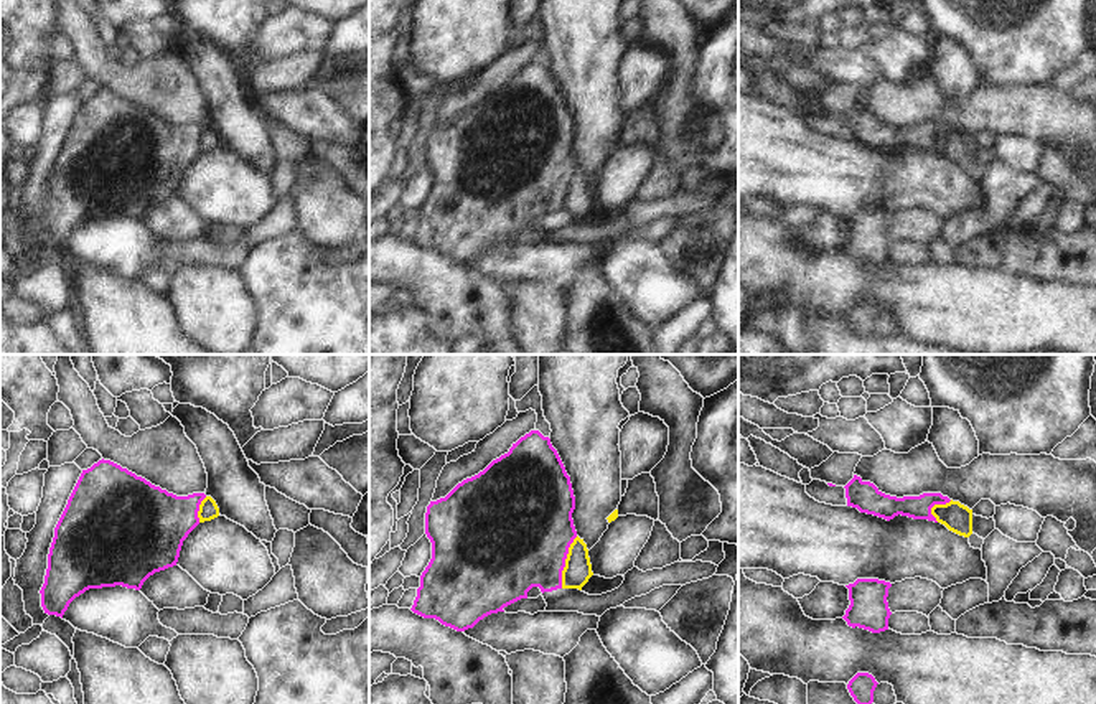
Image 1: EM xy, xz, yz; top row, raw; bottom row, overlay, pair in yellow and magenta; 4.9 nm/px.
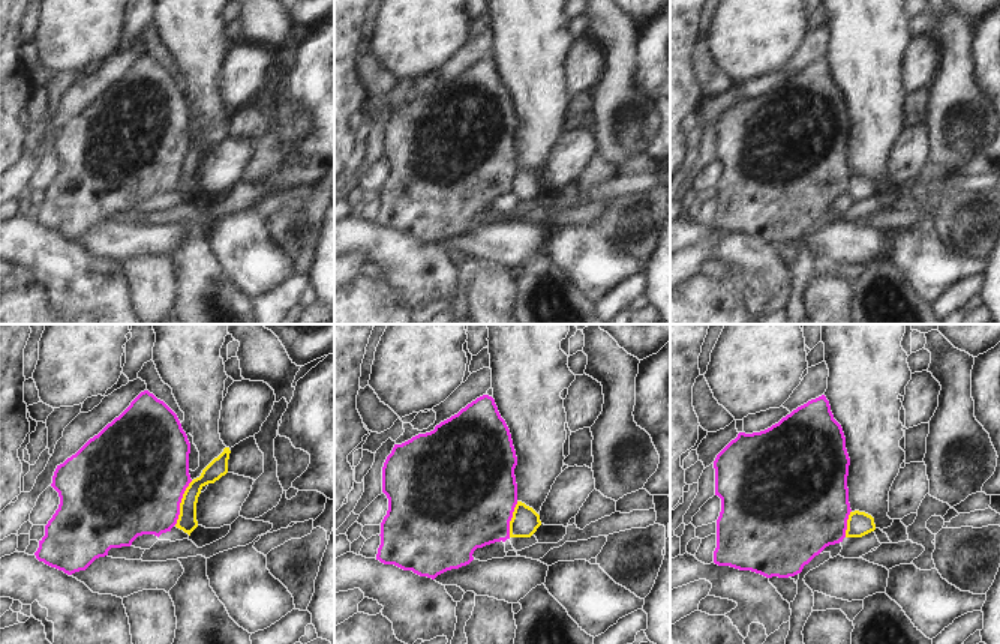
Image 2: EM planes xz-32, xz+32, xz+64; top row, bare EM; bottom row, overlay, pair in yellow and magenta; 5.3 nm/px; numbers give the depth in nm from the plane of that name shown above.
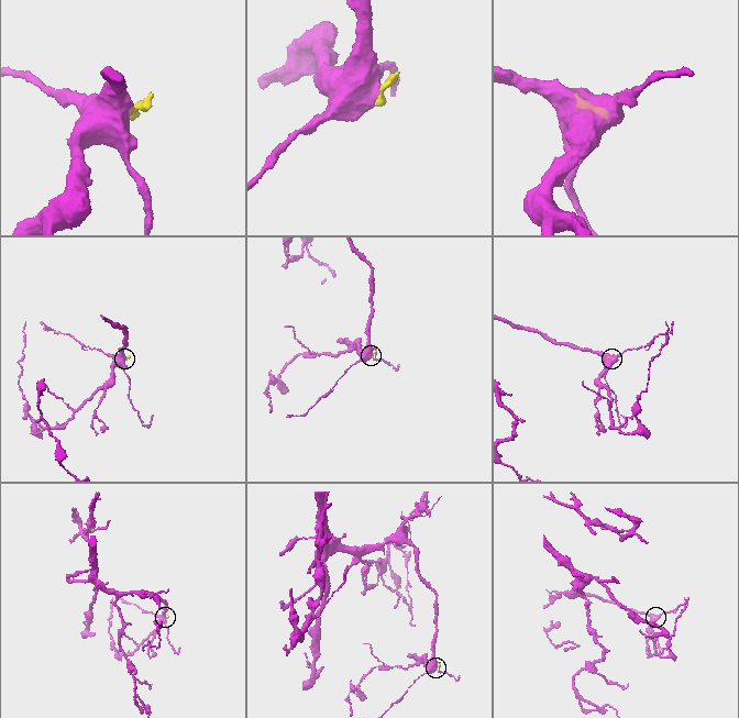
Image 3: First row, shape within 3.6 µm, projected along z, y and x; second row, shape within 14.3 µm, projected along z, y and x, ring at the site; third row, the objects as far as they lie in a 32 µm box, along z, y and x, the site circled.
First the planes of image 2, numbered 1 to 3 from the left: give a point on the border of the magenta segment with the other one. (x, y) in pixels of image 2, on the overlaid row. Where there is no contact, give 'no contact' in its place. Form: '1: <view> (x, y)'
1: xz-32 (180, 503)
2: xz+32 (511, 520)
3: xz+64 (847, 524)

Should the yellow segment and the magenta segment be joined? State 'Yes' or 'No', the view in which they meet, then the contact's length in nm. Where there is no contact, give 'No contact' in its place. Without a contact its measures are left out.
No. Touches yellow in xz. Shared border 260 nm.

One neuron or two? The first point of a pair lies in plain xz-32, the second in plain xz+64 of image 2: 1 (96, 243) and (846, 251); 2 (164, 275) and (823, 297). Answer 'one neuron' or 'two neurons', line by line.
1: one neuron
2: one neuron

